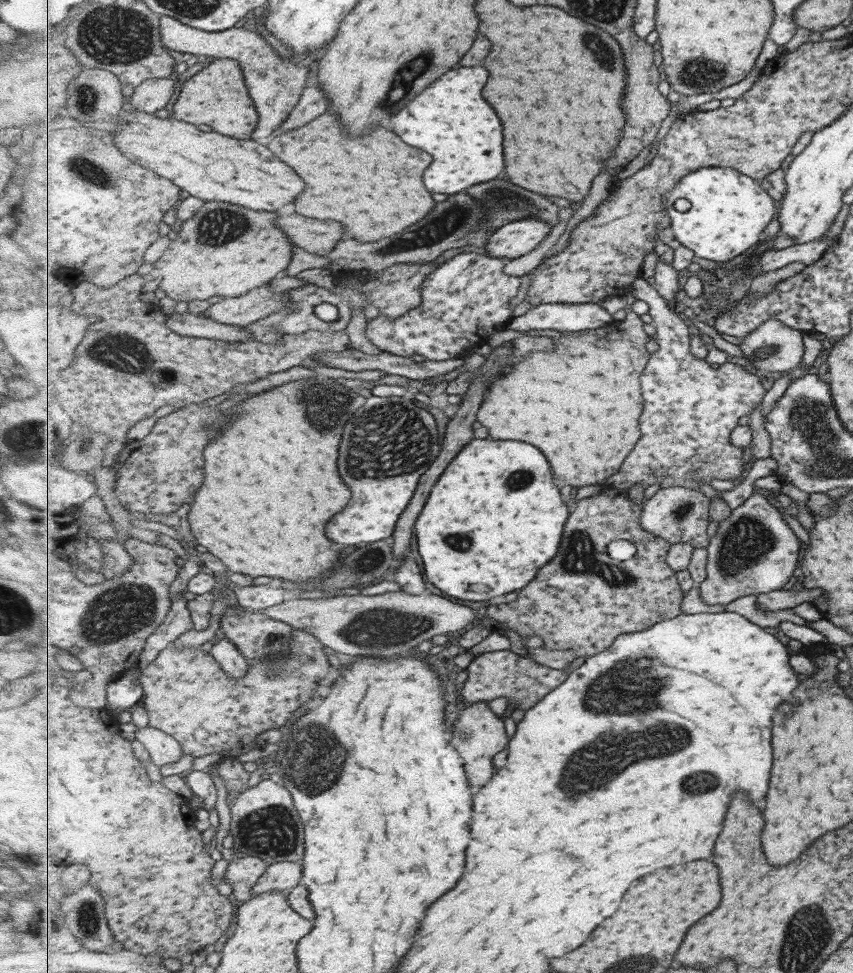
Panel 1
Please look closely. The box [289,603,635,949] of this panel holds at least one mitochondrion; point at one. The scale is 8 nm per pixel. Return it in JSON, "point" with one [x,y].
{"point":[381,627]}

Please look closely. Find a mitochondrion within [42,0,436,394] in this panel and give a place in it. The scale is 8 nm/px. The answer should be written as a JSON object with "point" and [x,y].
{"point":[113,35]}

